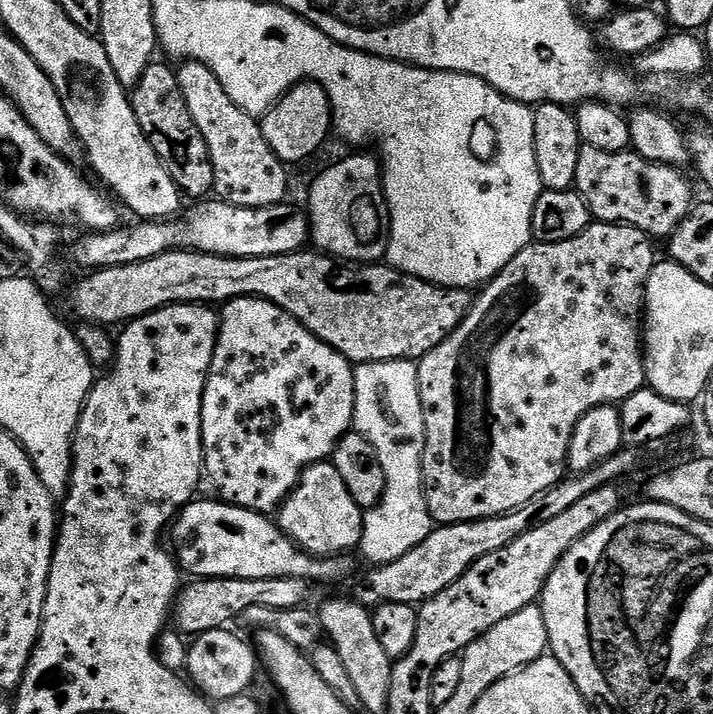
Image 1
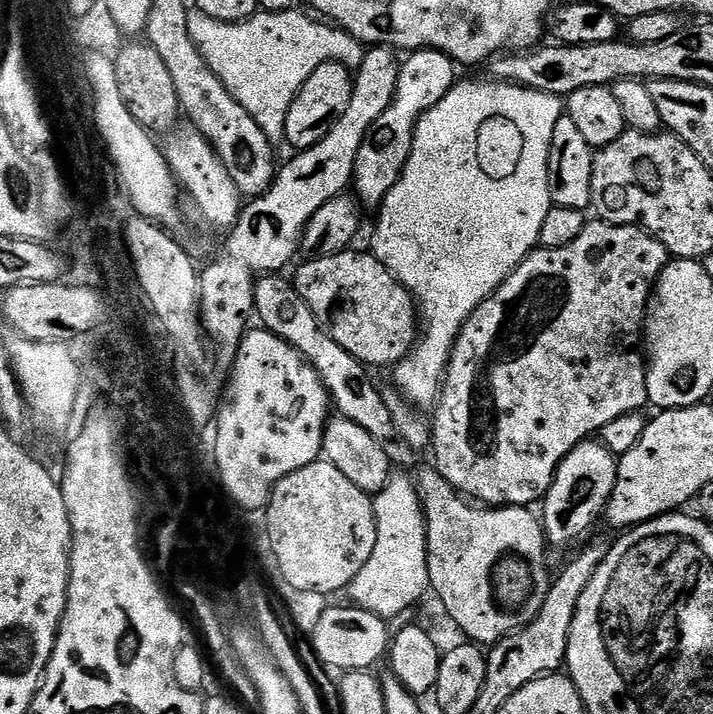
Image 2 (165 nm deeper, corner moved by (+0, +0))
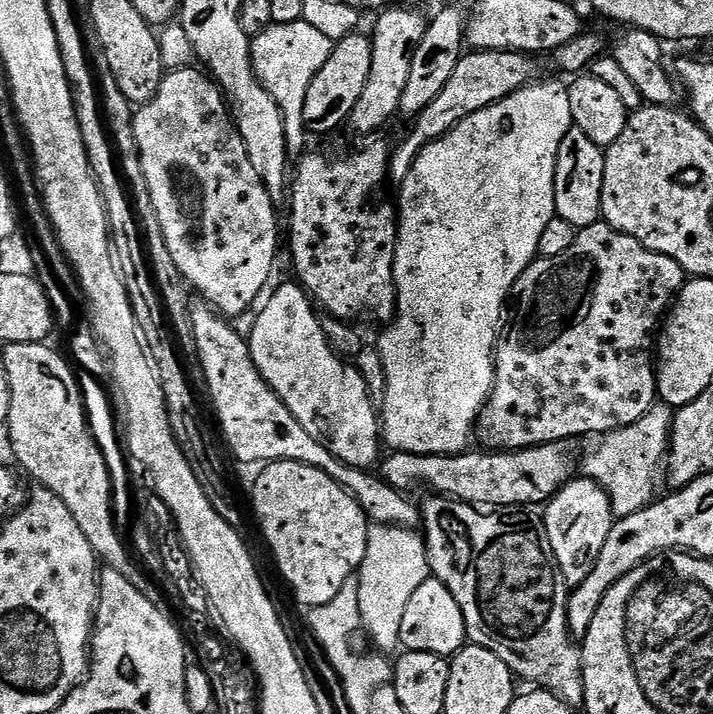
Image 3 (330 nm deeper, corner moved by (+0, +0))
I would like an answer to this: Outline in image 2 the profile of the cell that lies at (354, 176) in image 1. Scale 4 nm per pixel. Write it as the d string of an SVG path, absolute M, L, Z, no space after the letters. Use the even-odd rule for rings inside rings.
M422 48L403 57L392 104L384 111L382 118L378 118L370 126L362 142L362 150L358 150L352 184L356 199L365 209L379 209L386 194L390 194L390 190L404 173L414 142L416 121L422 118L426 110L438 106L438 102L446 98L446 94L458 82L456 71L458 68L454 61L436 48Z

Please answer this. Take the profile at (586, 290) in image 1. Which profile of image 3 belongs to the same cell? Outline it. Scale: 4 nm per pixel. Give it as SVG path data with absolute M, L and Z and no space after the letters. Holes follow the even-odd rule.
M606 223L591 224L588 228L581 228L574 238L574 246L566 250L566 254L558 254L558 258L537 258L532 265L518 278L510 293L510 307L506 312L500 335L496 341L496 377L492 393L480 411L478 421L478 440L488 450L515 450L518 448L534 448L538 444L549 444L559 440L585 438L591 432L607 434L618 428L625 428L642 414L646 414L657 403L656 365L654 363L654 349L658 344L658 333L662 327L662 317L669 311L676 295L686 283L686 273L674 258L666 254L658 254L632 236L614 230Z

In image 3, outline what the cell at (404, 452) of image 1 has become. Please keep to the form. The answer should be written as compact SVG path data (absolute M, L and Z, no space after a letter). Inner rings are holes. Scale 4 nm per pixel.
M377 524L369 527L366 558L358 569L358 610L363 631L368 631L369 638L381 648L377 648L381 653L392 654L401 647L399 635L403 611L409 605L410 598L417 593L418 586L422 586L429 577L428 546L425 537L419 531L397 528L395 524Z

